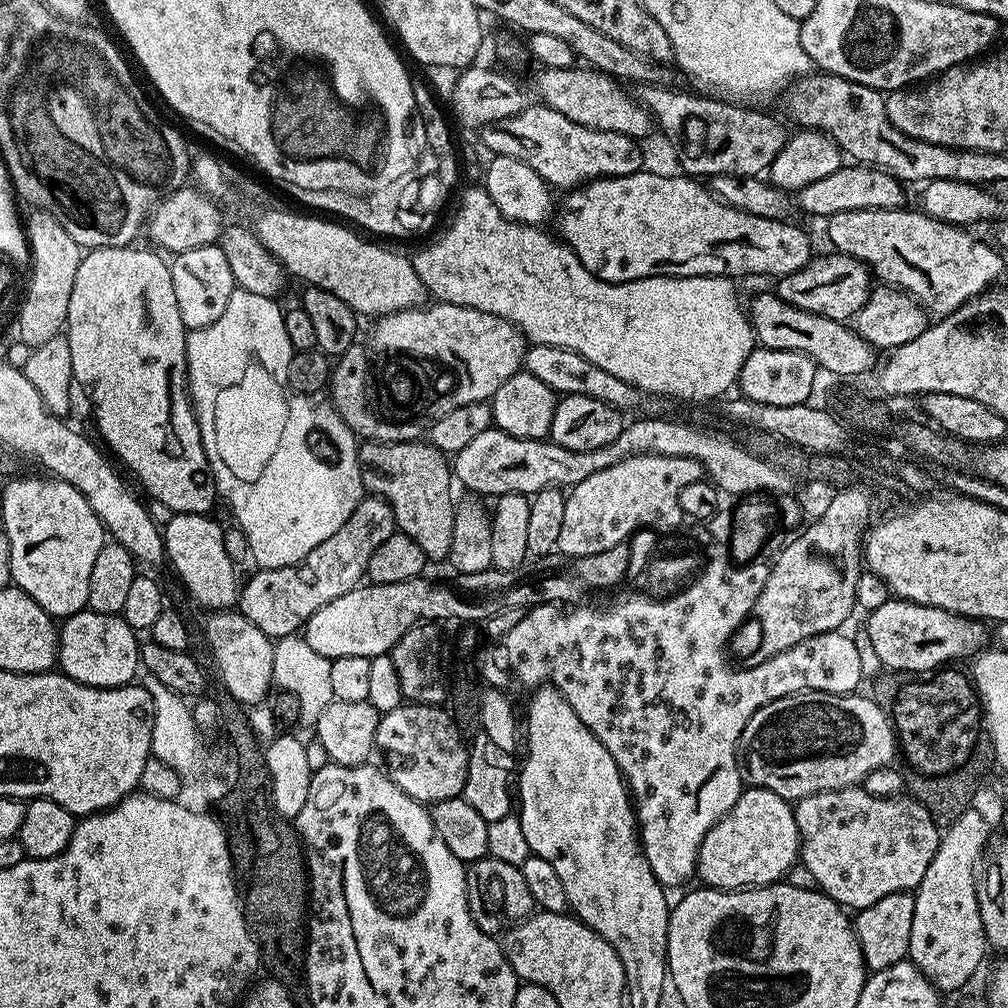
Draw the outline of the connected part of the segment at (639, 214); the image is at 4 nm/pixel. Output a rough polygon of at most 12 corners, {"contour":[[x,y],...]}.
{"contour":[[687,174],[569,191],[559,239],[598,279],[789,276],[788,220]]}

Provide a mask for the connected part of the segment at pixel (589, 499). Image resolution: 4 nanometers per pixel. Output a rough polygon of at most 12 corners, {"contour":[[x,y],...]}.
{"contour":[[631,456],[566,495],[559,555],[676,530],[698,461]]}

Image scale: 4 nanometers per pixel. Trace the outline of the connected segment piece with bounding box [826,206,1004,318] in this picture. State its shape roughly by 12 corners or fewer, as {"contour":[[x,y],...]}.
{"contour":[[906,209],[827,217],[839,255],[949,316],[1004,260]]}

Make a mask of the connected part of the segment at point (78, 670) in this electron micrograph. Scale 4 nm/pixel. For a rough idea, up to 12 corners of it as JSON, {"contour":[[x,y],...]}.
{"contour":[[122,616],[63,617],[59,671],[118,688],[139,671],[140,640]]}

